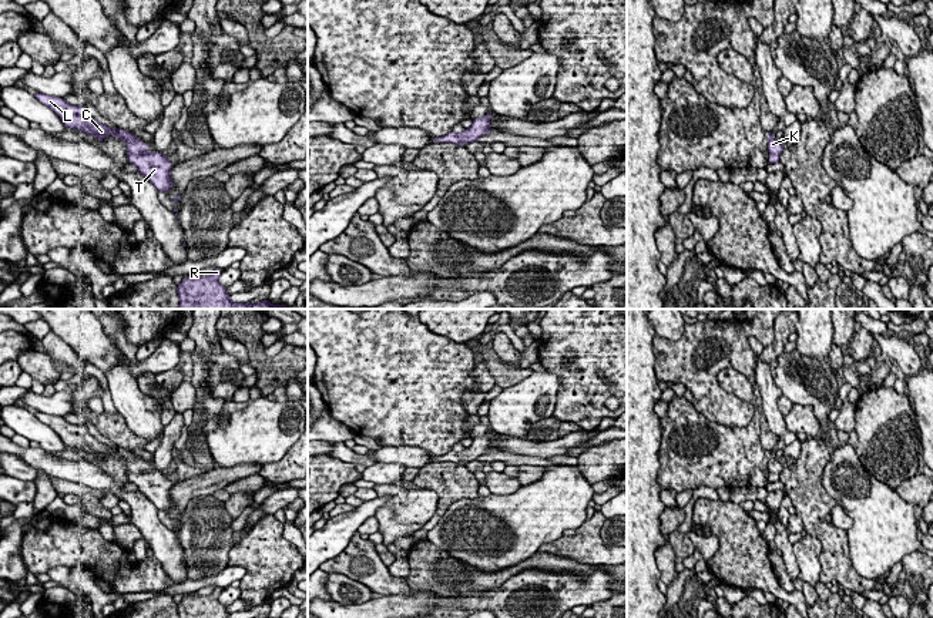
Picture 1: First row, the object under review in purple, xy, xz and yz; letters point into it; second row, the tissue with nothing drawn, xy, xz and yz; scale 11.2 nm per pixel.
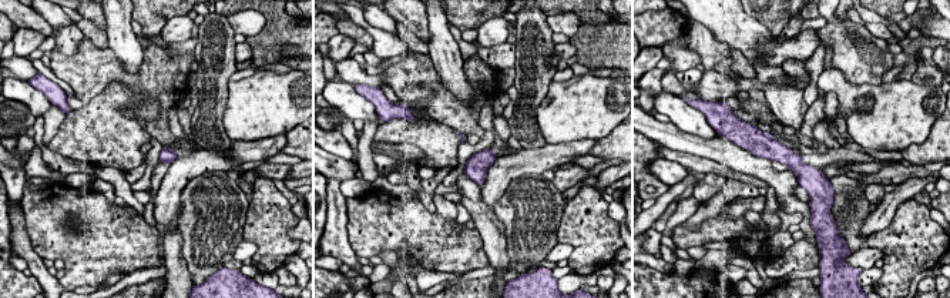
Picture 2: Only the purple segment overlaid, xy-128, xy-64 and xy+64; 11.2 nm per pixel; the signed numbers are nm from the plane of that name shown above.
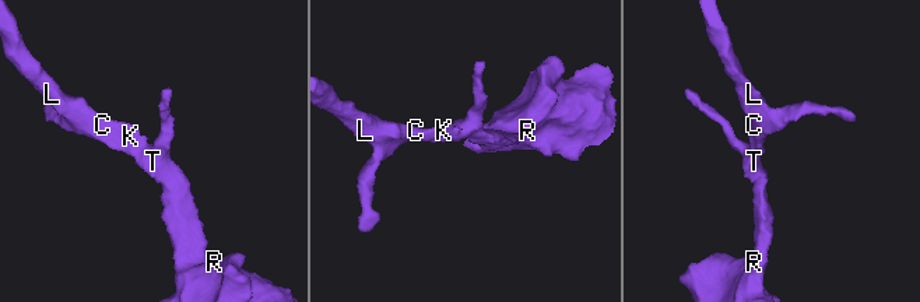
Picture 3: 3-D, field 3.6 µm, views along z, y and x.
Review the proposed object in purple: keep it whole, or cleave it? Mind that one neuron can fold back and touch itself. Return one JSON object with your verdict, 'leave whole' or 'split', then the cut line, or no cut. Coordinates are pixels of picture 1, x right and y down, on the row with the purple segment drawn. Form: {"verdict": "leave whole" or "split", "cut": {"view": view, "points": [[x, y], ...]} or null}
{"verdict": "leave whole", "cut": null}

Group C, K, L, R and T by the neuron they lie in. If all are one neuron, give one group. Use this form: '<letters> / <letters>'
C K L R T

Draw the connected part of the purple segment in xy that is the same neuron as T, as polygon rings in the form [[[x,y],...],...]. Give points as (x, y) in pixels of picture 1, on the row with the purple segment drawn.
[[[36,93],[34,97],[54,111],[64,127],[83,131],[98,141],[104,141],[107,135],[124,140],[130,164],[137,167],[157,191],[168,192],[172,187],[171,168],[172,162],[162,152],[148,152],[148,144],[142,144],[131,131],[108,128],[88,114],[85,105],[71,105],[64,98]]]

